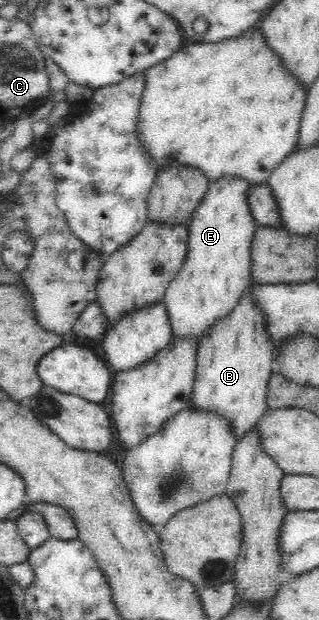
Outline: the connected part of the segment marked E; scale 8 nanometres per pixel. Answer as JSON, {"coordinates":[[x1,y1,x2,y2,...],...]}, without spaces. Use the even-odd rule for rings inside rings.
{"coordinates":[[225,177,209,183,209,188,188,224,187,254,177,276,169,283,164,294,165,313,170,321,173,340,192,340,199,350,203,338,221,322,222,318,228,317,237,306,241,296,252,284,250,278,251,268,251,240,258,228,257,221,251,214,247,204,247,192,253,184,245,179]]}

